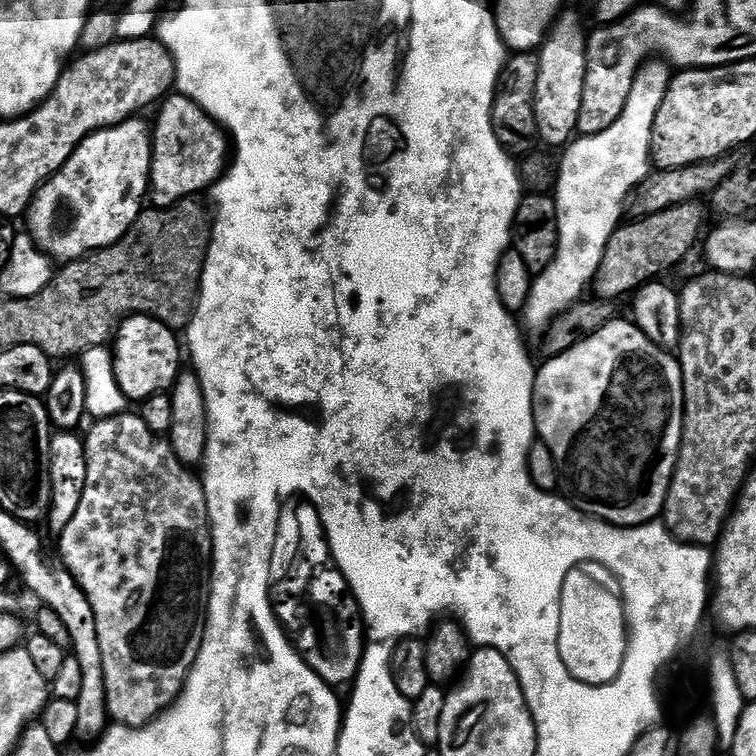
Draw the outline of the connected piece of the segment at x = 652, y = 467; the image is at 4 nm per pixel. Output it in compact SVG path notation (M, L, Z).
M609 319L595 332L577 339L571 348L567 348L560 356L553 356L539 365L534 382L534 394L532 395L531 423L536 426L536 434L539 443L548 449L548 453L556 463L555 475L564 483L563 495L568 503L573 504L579 512L585 516L591 516L594 520L616 525L617 528L638 528L648 526L651 520L661 515L664 503L668 497L668 487L672 481L672 475L676 469L676 459L680 453L680 433L684 431L684 417L676 414L672 420L672 396L664 385L662 377L656 373L656 360L652 355L658 352L657 345L640 328L636 327L631 319Z

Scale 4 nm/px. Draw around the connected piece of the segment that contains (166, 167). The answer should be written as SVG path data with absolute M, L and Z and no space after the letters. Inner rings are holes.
M172 94L159 105L152 138L152 171L150 200L155 207L170 208L182 200L195 197L195 192L211 189L230 164L230 140L207 112L188 96Z

